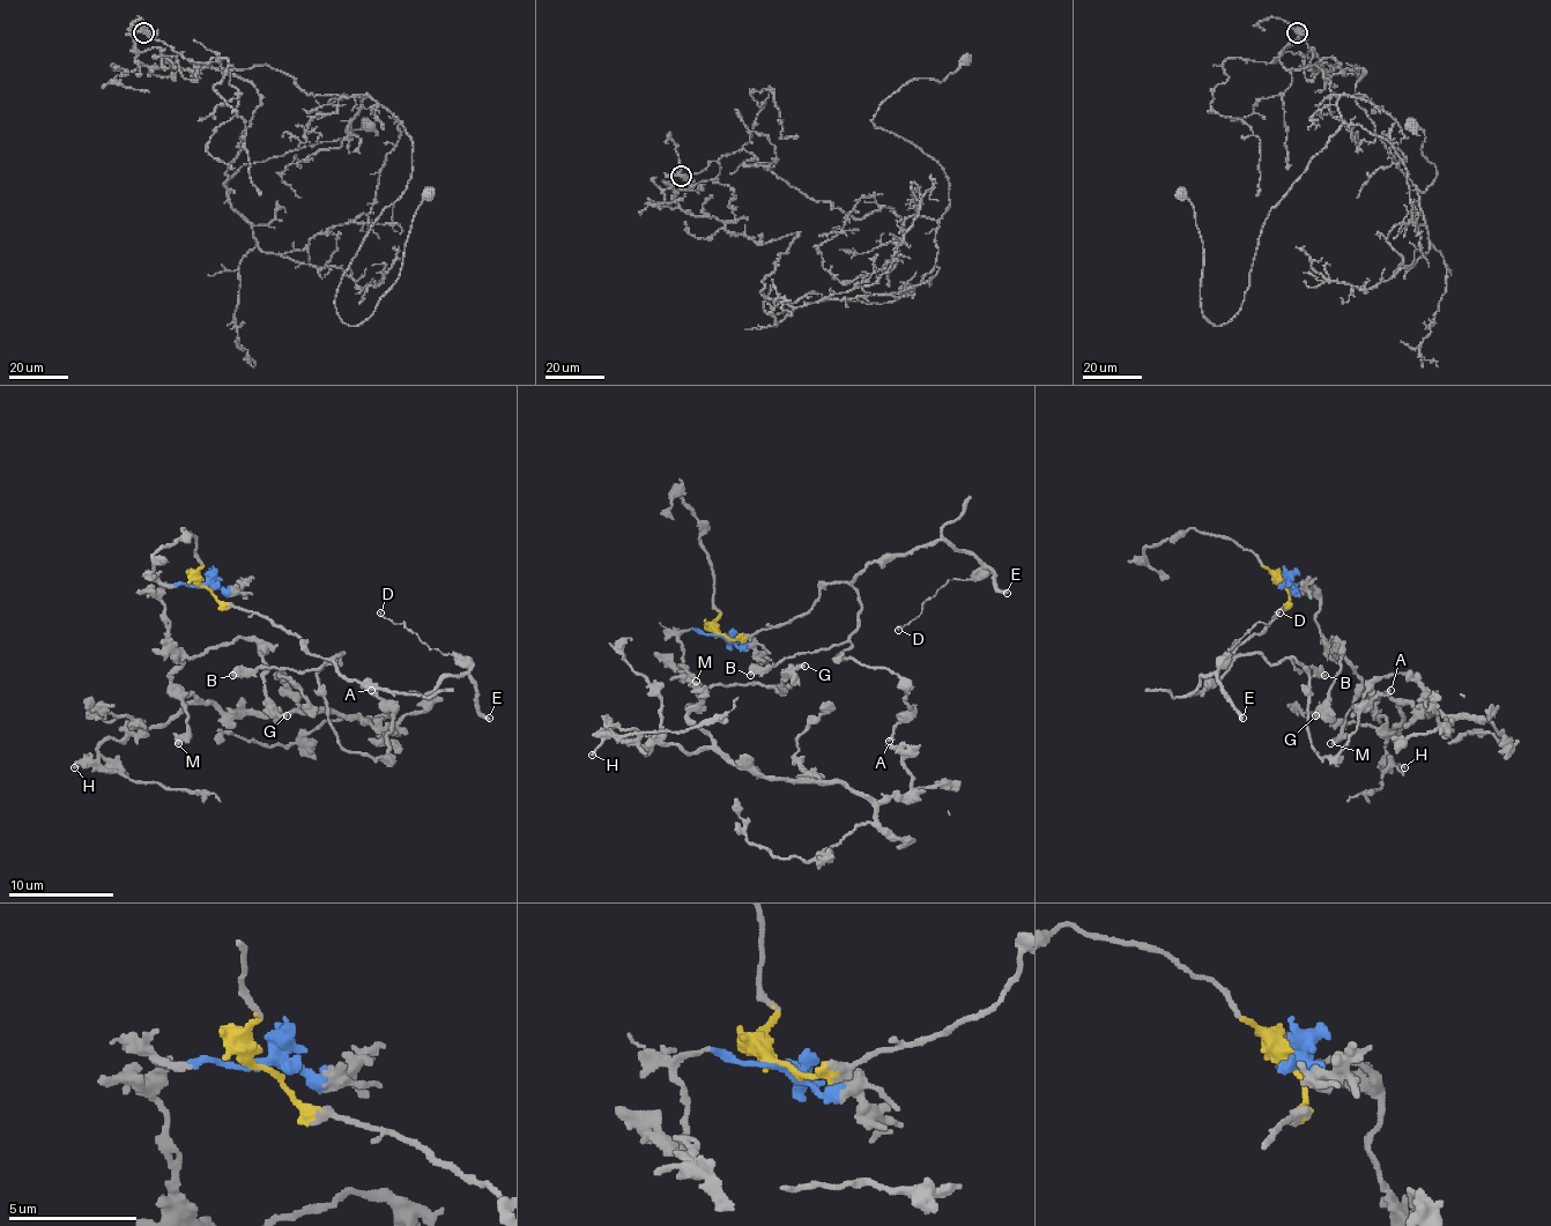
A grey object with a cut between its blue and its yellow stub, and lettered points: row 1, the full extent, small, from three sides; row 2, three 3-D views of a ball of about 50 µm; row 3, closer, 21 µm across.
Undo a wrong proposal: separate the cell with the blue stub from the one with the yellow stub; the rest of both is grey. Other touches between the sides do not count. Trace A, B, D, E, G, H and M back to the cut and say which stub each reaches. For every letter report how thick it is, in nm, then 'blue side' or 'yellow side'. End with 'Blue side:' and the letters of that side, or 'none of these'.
A: 240 nm thick; yellow side
B: 550 nm thick; yellow side
D: 120 nm thick; yellow side
E: 260 nm thick; yellow side
G: 280 nm thick; blue side
H: 200 nm thick; blue side
M: 280 nm thick; blue side
Blue side: G, H, M

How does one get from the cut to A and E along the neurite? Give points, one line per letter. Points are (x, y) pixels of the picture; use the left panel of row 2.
A: (202, 586), (311, 652), (342, 652), (319, 673), (319, 695), (338, 742), (377, 757), (393, 713), (371, 689)
E: (202, 586), (221, 602), (274, 621), (348, 678), (430, 695), (447, 676), (466, 676), (474, 705), (490, 718)

